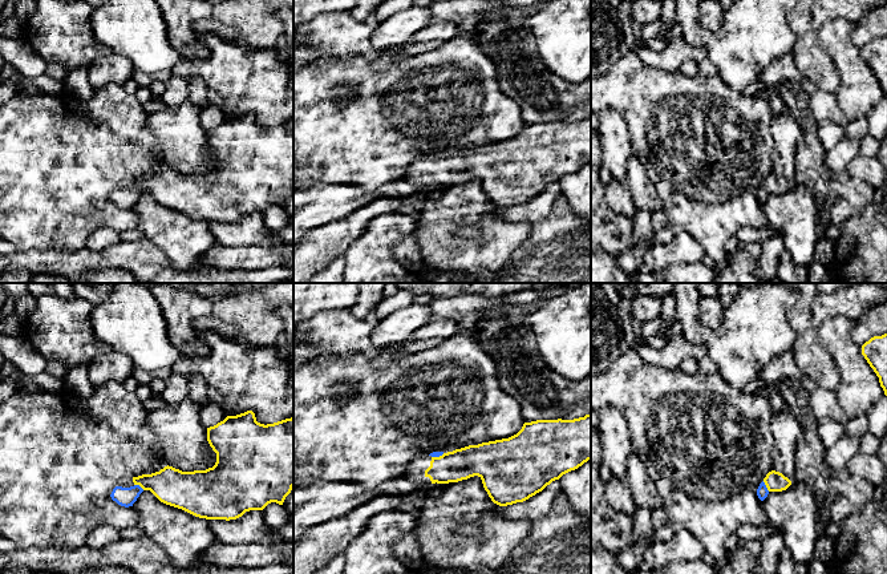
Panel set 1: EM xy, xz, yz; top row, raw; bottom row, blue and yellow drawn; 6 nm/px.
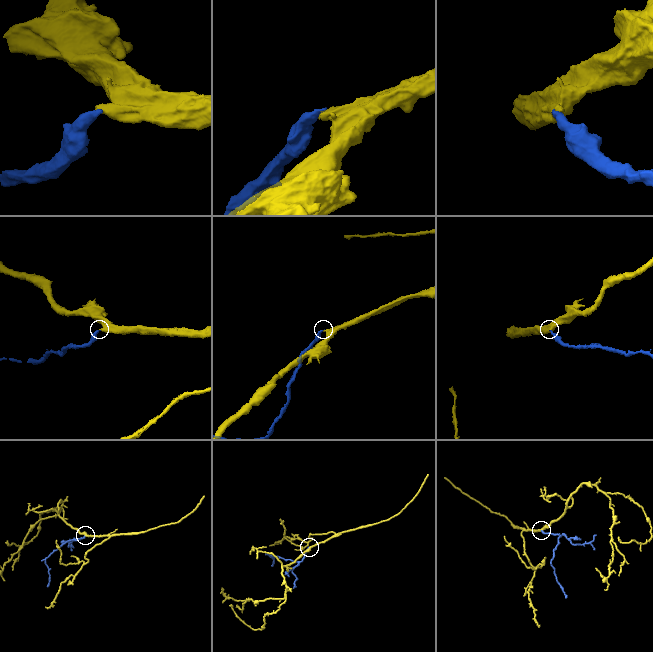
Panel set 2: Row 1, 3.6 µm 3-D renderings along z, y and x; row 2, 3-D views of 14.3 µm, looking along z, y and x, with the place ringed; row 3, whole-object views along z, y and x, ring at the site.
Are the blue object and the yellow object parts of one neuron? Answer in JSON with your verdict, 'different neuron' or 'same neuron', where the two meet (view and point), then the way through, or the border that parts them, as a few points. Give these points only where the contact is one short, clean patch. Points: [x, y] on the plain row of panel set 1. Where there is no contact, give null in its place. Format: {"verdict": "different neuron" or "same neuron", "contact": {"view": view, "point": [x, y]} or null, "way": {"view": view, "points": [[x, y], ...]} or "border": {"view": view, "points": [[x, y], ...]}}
{"verdict": "same neuron", "contact": {"view": "yz", "point": [765, 189]}, "way": {"view": "yz", "points": [[762, 194], [765, 189], [774, 184]]}}

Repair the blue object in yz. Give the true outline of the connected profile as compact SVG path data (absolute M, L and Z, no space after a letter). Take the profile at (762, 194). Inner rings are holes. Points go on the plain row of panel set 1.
M771 173L760 186L757 191L757 198L761 203L764 203L770 194L782 194L786 193L790 187L791 183L787 179L785 179L779 174Z

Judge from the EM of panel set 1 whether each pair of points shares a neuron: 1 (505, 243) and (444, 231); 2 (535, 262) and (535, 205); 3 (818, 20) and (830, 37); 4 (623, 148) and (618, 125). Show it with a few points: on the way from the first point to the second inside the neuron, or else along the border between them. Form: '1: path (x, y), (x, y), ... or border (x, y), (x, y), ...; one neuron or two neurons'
1: path (490, 250), (462, 250), (458, 246); one neuron
2: border (557, 198), (550, 211), (530, 225); two neurons
3: border (851, 20), (827, 19), (817, 29); two neurons
4: path (618, 142), (618, 130); one neuron

